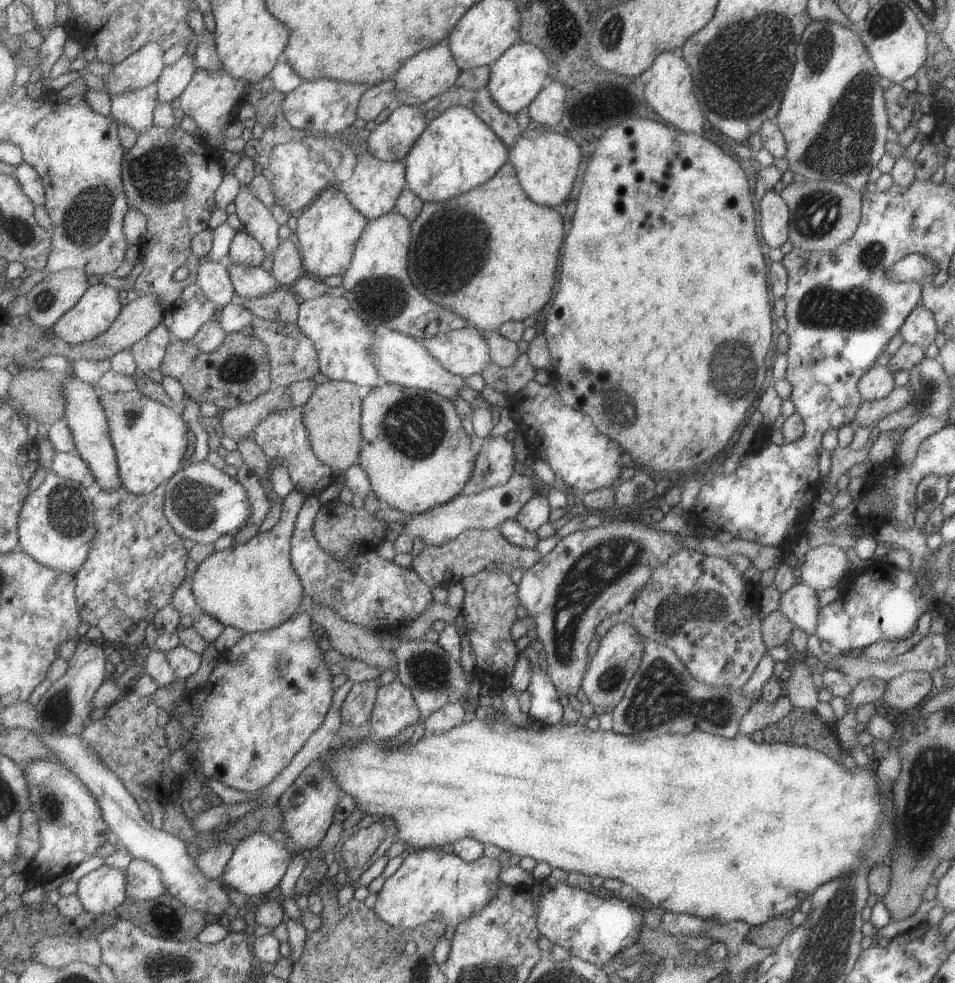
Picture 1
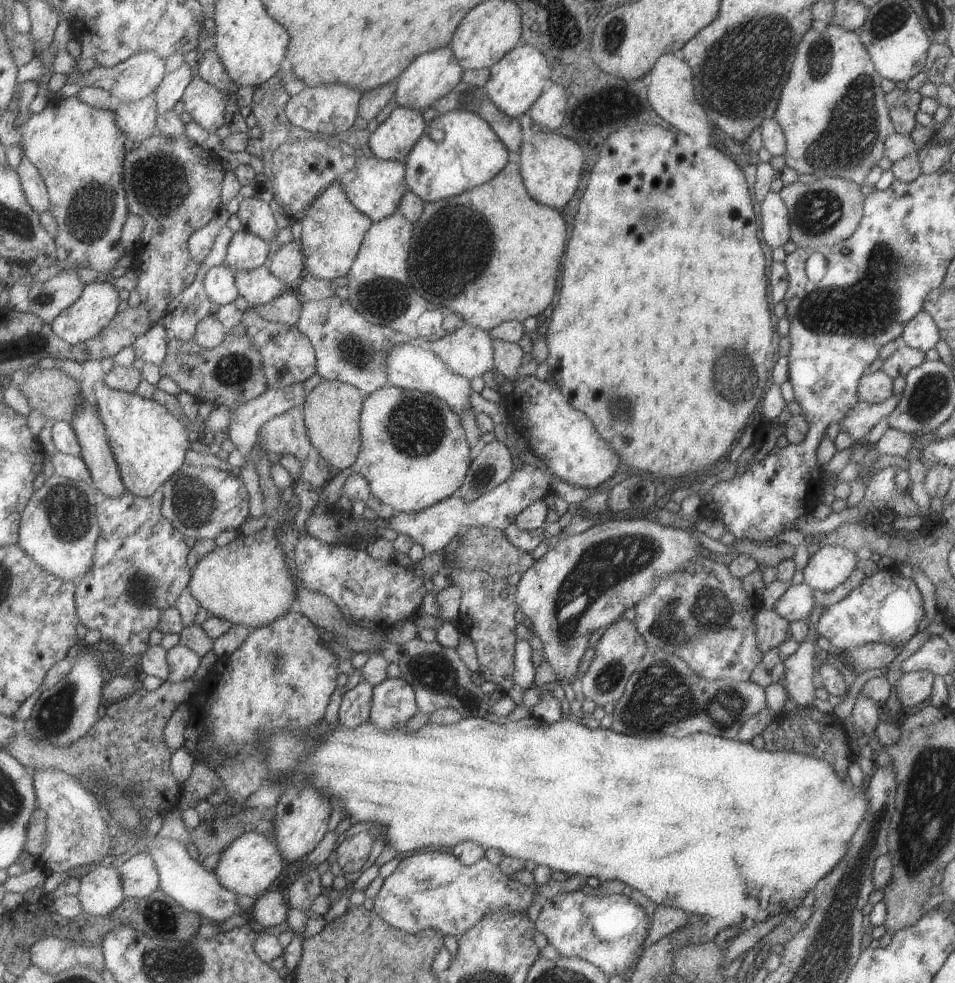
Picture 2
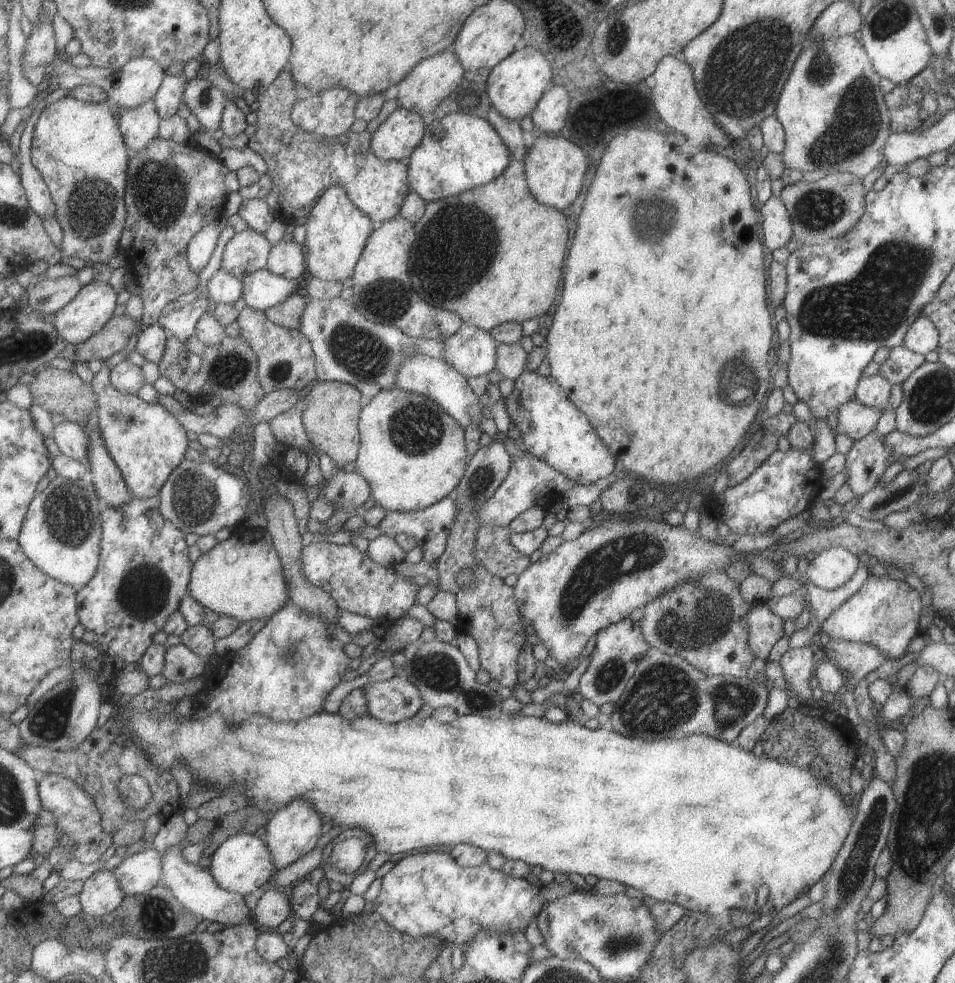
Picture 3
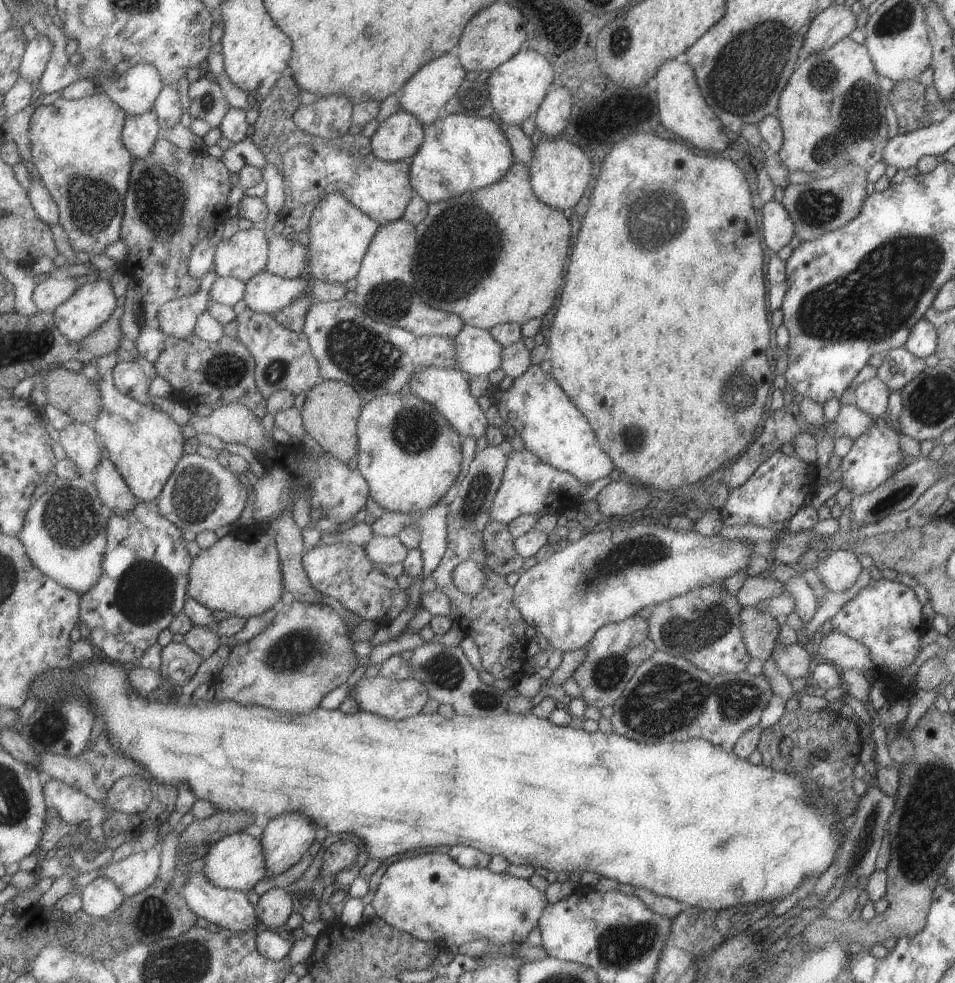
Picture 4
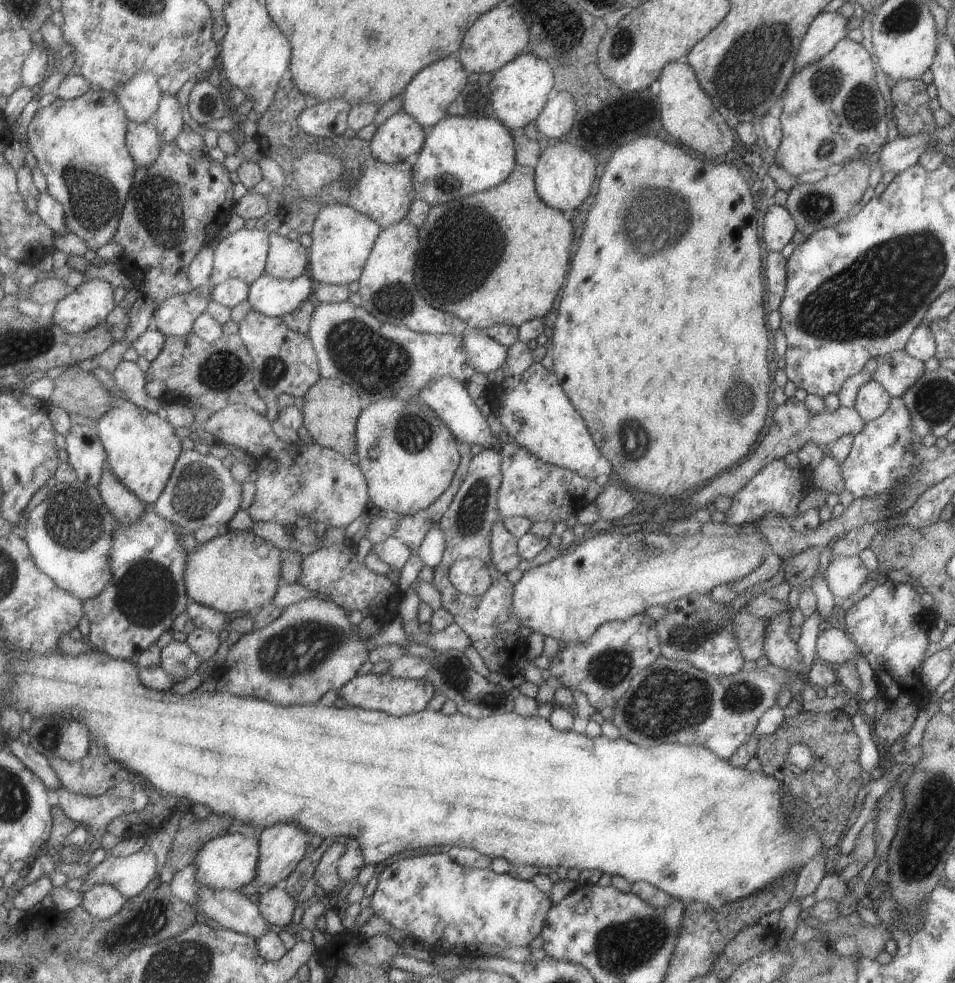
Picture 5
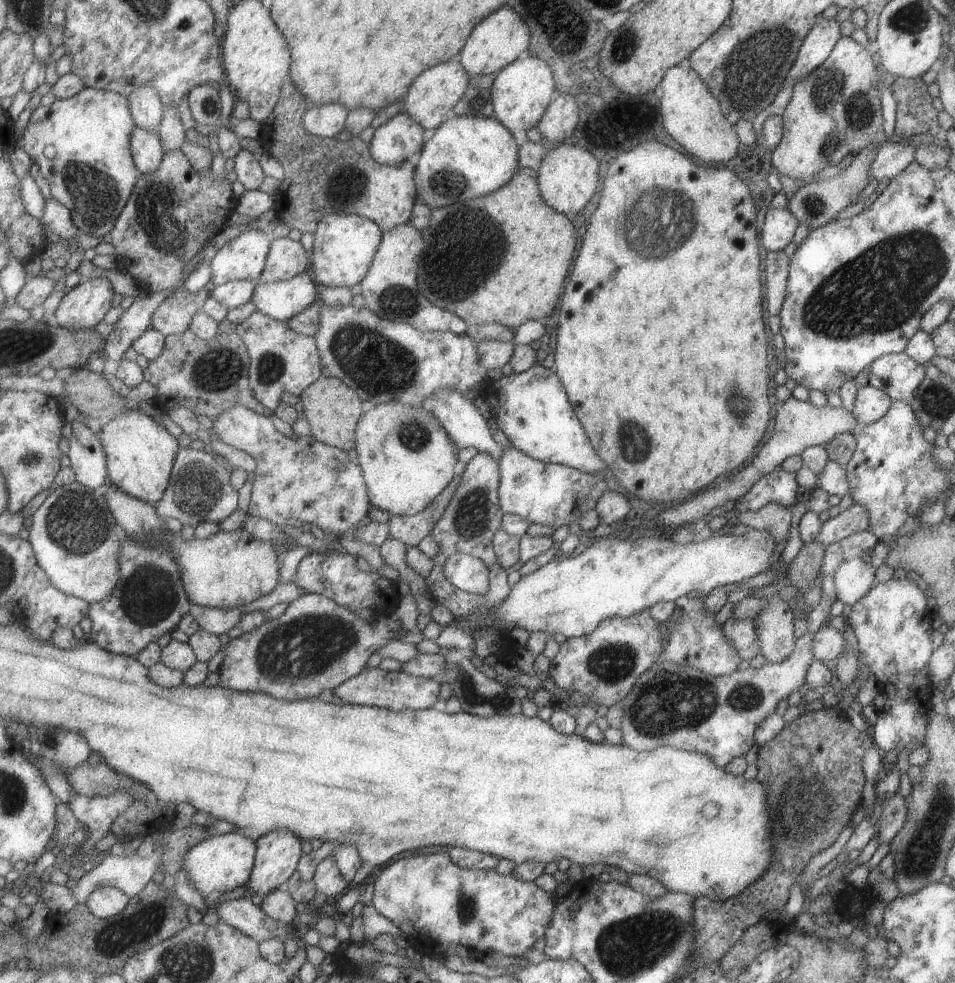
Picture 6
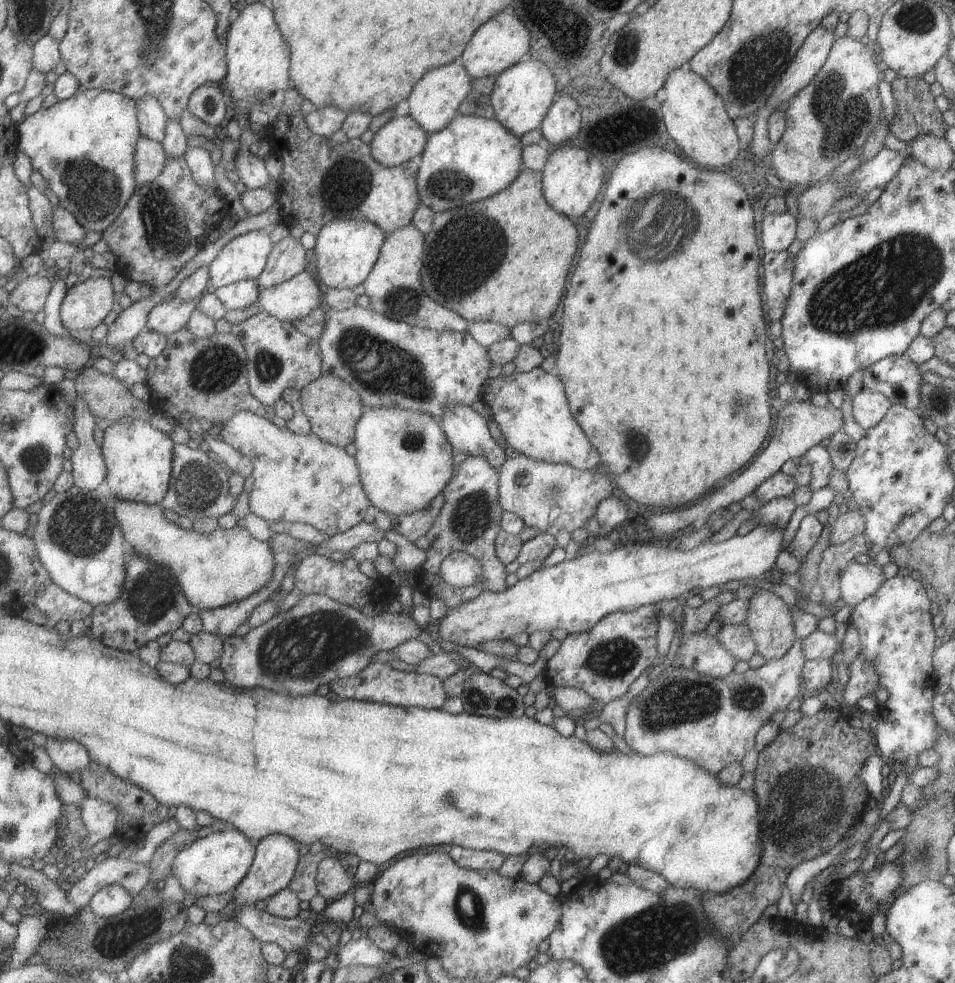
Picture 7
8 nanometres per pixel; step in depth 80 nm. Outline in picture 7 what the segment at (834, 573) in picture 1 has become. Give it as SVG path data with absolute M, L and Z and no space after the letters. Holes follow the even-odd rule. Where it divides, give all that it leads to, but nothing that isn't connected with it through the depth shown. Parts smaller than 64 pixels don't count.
M868 558L856 559L849 562L839 574L839 596L845 605L853 608L873 594L883 582L880 566Z

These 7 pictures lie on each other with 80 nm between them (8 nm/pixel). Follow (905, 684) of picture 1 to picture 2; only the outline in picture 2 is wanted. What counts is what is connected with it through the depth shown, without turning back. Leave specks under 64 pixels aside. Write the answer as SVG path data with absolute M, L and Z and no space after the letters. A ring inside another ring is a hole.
M929 671L903 673L896 682L896 696L902 706L915 706L927 700L933 691L936 676Z

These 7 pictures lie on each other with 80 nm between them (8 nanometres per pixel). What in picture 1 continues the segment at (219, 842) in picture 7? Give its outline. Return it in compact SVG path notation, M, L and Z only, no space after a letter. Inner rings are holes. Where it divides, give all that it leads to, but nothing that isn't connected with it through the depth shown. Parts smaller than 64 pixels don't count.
M253 833L245 837L240 844L235 844L235 848L233 856L225 865L221 880L228 887L247 896L264 896L275 886L279 886L295 854L289 850L287 844L276 842L267 833Z

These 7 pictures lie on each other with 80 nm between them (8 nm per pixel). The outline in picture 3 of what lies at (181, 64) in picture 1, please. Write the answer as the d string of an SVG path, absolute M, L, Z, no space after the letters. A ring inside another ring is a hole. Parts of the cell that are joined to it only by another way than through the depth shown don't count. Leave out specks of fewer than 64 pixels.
M169 75L156 94L156 105L162 120L174 117L181 102L184 102L184 92L188 85L185 75Z

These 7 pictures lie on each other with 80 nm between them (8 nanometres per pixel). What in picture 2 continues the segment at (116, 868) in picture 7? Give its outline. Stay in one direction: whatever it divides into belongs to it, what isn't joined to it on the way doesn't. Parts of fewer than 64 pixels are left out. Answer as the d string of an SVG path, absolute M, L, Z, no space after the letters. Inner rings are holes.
M147 852L137 853L120 867L126 898L145 898L160 887L161 874L155 859Z

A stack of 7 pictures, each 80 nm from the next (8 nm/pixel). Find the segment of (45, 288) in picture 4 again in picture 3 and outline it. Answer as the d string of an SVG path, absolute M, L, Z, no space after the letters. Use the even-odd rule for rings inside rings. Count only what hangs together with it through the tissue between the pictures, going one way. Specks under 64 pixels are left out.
M77 276L43 279L30 287L30 305L33 311L53 316L66 307L82 291Z

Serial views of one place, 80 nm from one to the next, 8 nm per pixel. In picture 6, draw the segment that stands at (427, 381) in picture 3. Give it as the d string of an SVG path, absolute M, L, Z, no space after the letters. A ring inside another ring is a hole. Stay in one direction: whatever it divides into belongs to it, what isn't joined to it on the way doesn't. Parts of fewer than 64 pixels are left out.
M439 388L435 394L431 394L426 401L429 412L438 418L439 424L445 432L451 442L453 442L458 449L471 447L477 450L477 453L486 453L499 461L501 458L501 452L503 452L503 446L497 444L492 438L492 434L487 428L487 422L475 408L473 402L469 398L465 398L459 390L453 390L453 388Z

